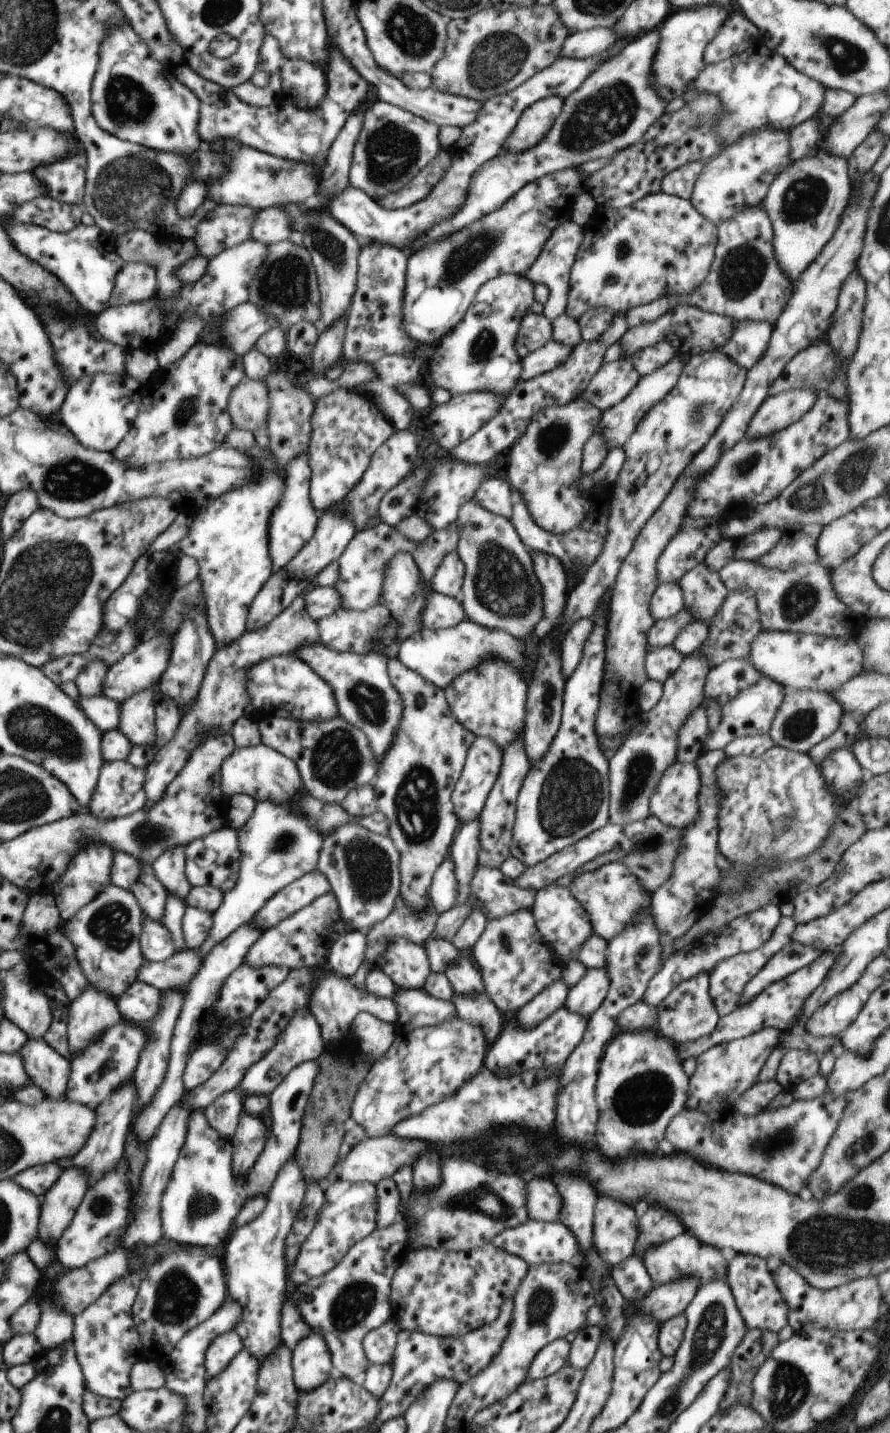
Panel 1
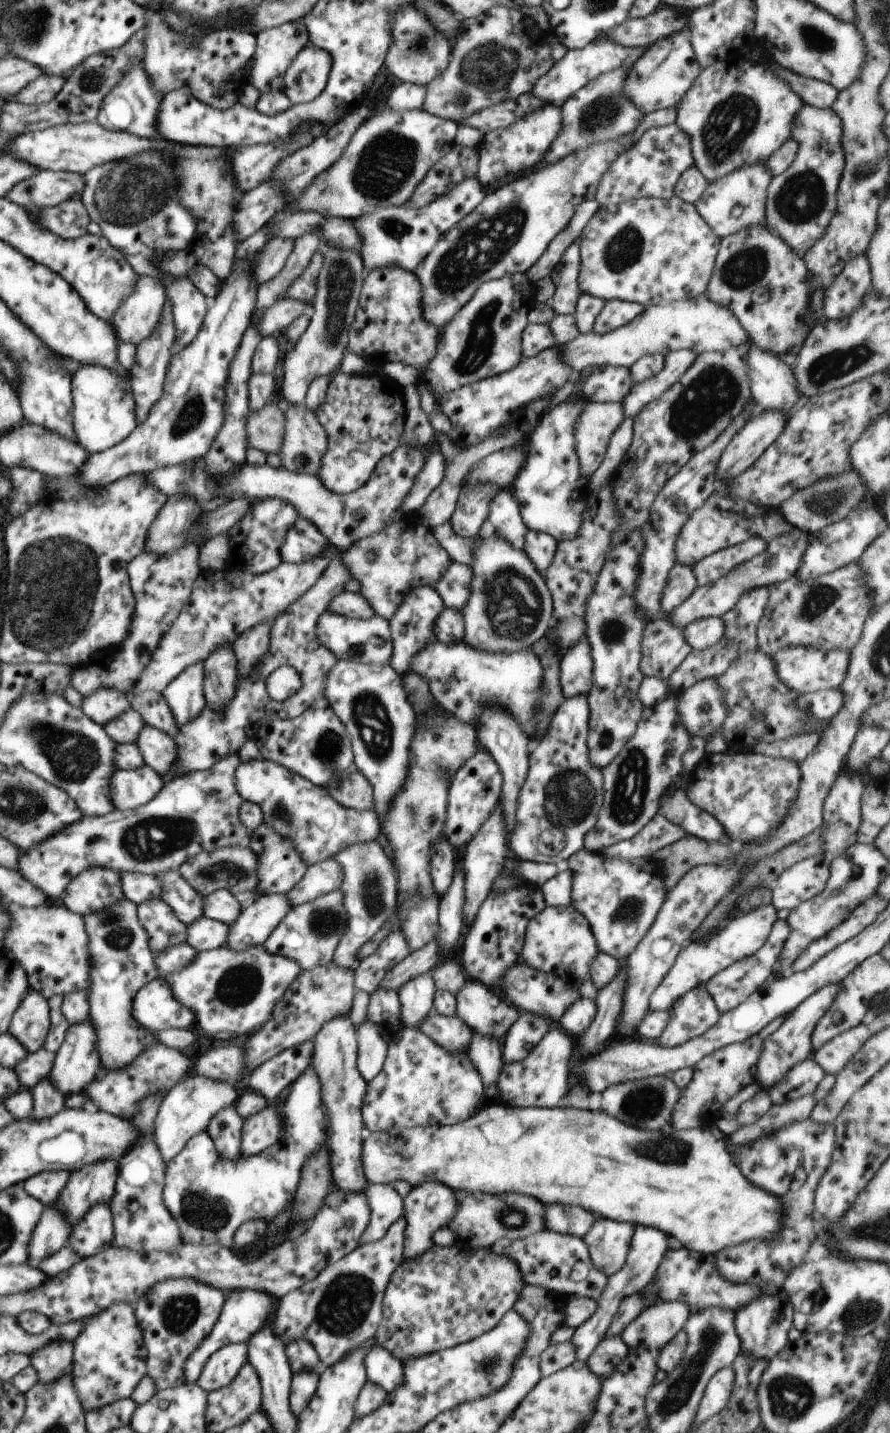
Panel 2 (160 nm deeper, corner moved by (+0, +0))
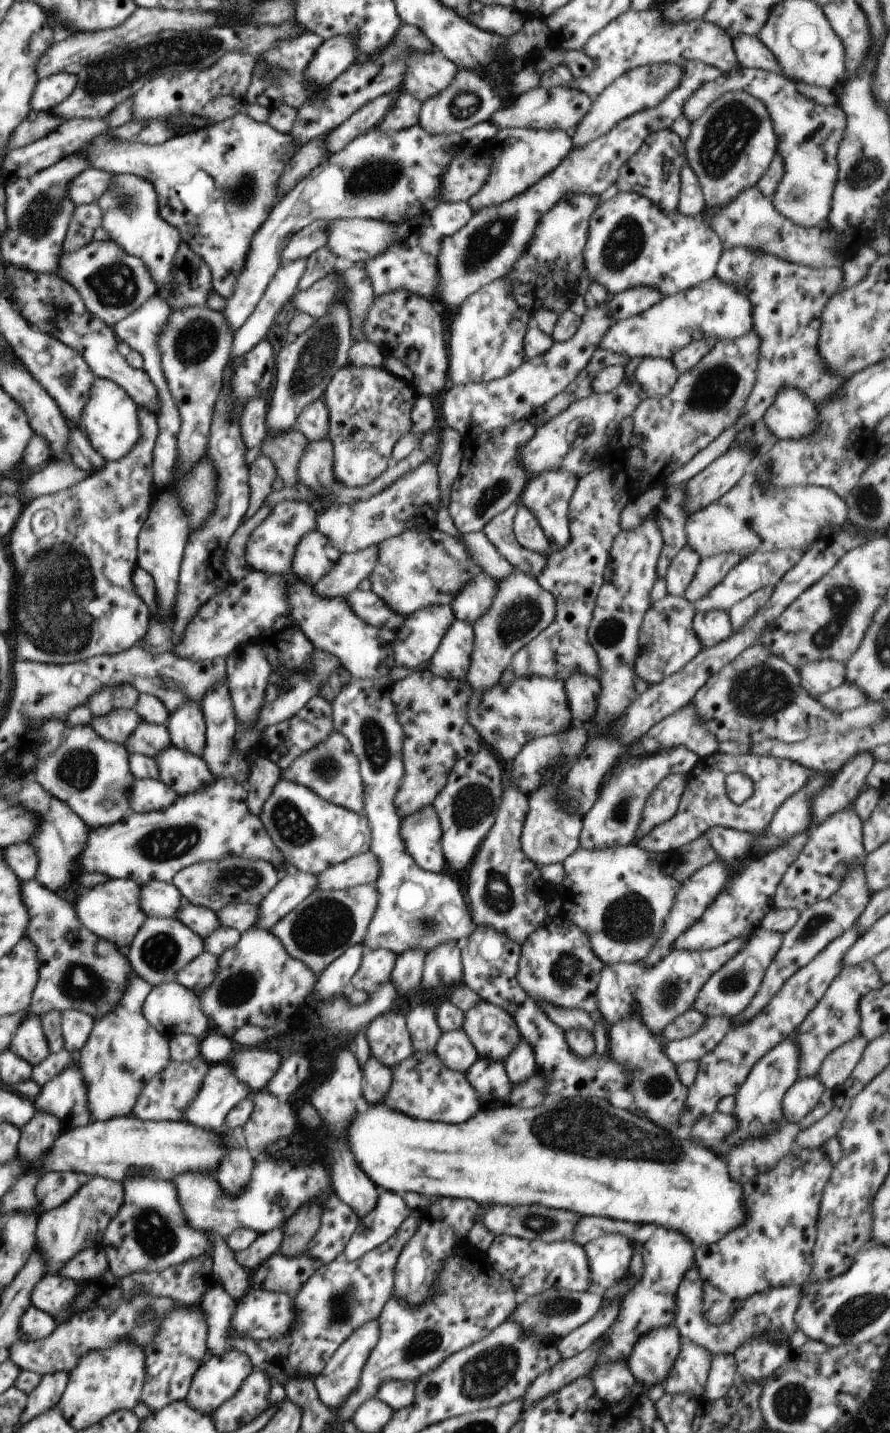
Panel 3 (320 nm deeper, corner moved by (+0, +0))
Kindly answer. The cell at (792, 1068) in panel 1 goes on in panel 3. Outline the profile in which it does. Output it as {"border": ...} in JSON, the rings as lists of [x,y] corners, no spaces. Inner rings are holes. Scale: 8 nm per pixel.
{"border":[[[799,1077],[786,1091],[782,1101],[783,1116],[789,1123],[799,1122],[817,1107],[825,1086],[816,1077]]]}

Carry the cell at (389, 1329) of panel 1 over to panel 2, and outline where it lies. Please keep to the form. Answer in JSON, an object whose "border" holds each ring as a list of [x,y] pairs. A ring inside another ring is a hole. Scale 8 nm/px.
{"border":[[[374,1344],[364,1359],[367,1380],[389,1395],[403,1383],[403,1364],[386,1349]]]}

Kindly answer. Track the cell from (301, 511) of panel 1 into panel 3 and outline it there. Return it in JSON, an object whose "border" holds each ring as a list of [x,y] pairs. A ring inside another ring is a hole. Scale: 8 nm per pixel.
{"border":[[[308,533],[297,546],[291,572],[300,581],[313,586],[332,570],[341,554],[341,550],[332,546],[324,533]]]}

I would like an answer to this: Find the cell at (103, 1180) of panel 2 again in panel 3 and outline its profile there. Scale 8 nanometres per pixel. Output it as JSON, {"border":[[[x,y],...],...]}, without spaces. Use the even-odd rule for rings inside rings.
{"border":[[[93,1176],[90,1182],[69,1198],[67,1203],[53,1211],[43,1211],[37,1222],[35,1248],[45,1259],[45,1274],[58,1275],[67,1261],[86,1249],[103,1250],[103,1234],[115,1218],[123,1203],[124,1189],[121,1182],[101,1176]]]}

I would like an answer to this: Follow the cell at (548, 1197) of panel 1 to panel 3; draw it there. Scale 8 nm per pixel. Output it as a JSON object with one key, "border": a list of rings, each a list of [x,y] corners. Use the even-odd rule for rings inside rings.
{"border":[[[579,1216],[573,1240],[576,1244],[584,1246],[591,1240],[607,1234],[626,1234],[633,1243],[637,1244],[635,1234],[638,1228],[640,1228],[640,1224],[632,1224],[632,1222],[622,1222],[622,1220],[612,1220],[612,1218]]]}

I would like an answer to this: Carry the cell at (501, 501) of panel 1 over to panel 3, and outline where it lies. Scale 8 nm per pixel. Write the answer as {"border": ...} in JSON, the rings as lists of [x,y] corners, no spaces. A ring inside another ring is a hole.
{"border":[[[512,503],[504,512],[484,525],[483,531],[496,550],[518,571],[528,576],[537,576],[546,568],[548,557],[534,553],[521,545],[514,536],[513,518],[518,503]]]}

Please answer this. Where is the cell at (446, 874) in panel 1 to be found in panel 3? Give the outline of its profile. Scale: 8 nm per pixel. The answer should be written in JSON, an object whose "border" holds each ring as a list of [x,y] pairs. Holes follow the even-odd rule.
{"border":[[[433,803],[402,818],[399,831],[406,852],[422,870],[440,873],[446,868],[441,828]]]}

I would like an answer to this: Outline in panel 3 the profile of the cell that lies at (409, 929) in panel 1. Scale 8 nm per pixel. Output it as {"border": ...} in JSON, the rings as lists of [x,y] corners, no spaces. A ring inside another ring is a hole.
{"border":[[[362,944],[362,960],[351,978],[350,988],[374,994],[391,980],[396,955],[386,949],[368,949]]]}

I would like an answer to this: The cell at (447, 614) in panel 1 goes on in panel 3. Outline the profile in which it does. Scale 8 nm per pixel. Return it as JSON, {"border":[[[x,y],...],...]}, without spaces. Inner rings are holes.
{"border":[[[455,618],[426,668],[445,679],[462,680],[469,673],[475,639],[472,625]]]}

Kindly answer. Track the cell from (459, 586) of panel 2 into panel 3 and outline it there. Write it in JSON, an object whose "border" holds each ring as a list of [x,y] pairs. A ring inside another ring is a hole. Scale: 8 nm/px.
{"border":[[[484,572],[474,577],[449,604],[456,619],[473,625],[492,606],[499,589],[498,581]]]}

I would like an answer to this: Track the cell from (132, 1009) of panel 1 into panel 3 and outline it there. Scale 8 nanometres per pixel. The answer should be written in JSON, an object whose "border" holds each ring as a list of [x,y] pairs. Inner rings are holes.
{"border":[[[178,981],[152,987],[143,1004],[143,1015],[167,1039],[171,1039],[177,1034],[189,1034],[201,1040],[211,1032],[209,1016],[205,1015],[198,994]]]}

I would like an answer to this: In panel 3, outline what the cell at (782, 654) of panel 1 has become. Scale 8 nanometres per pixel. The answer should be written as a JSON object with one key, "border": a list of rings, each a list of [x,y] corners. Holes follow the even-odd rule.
{"border":[[[830,659],[806,663],[798,672],[803,687],[815,698],[846,683],[845,664]]]}

